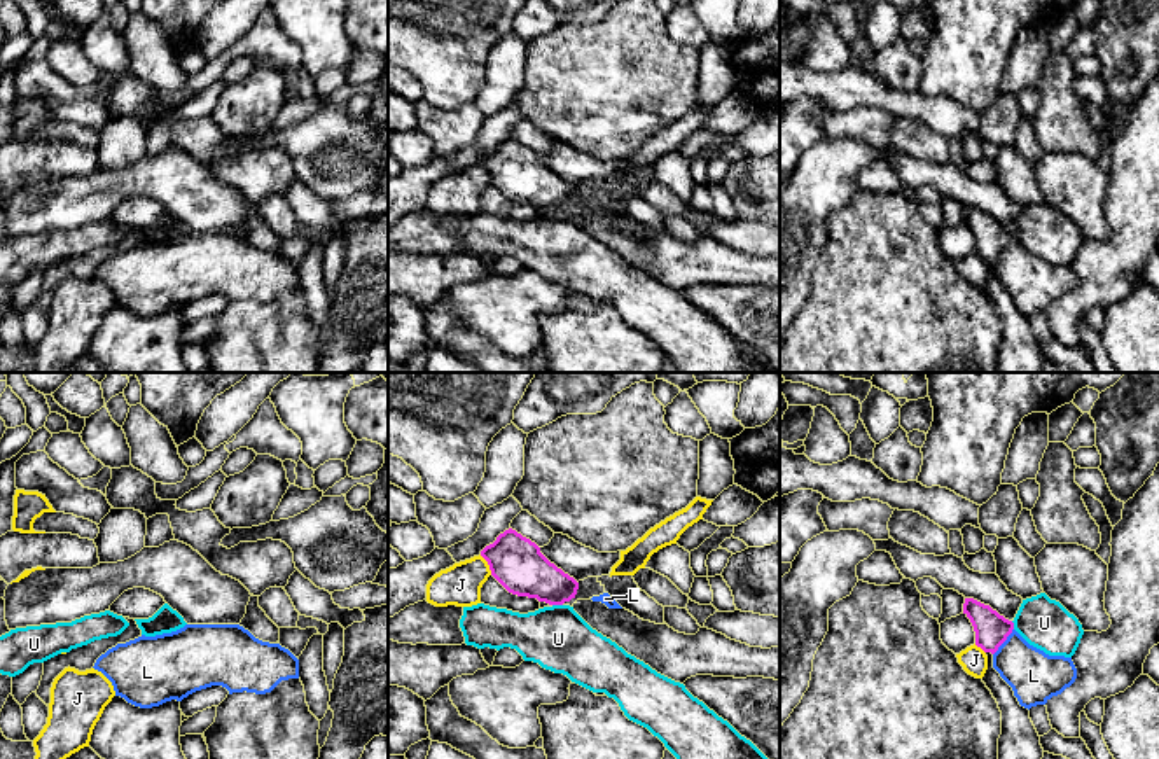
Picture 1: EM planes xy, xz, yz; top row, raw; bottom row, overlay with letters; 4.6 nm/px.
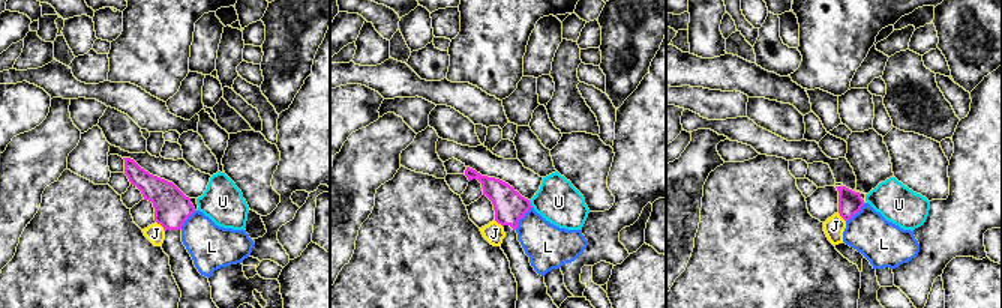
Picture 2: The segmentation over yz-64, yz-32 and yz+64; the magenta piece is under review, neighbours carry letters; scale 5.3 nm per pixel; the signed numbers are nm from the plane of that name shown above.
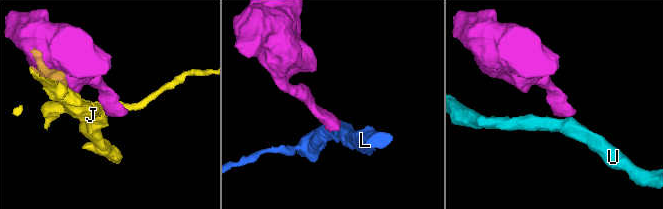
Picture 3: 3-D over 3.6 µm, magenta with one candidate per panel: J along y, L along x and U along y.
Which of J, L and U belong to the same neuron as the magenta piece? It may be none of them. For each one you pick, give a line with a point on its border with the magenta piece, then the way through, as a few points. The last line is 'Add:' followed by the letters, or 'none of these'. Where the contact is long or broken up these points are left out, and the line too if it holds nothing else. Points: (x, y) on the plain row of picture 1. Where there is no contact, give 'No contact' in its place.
Add: none of these

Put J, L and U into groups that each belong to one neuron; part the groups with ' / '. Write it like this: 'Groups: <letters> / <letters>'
Groups: J / L / U

